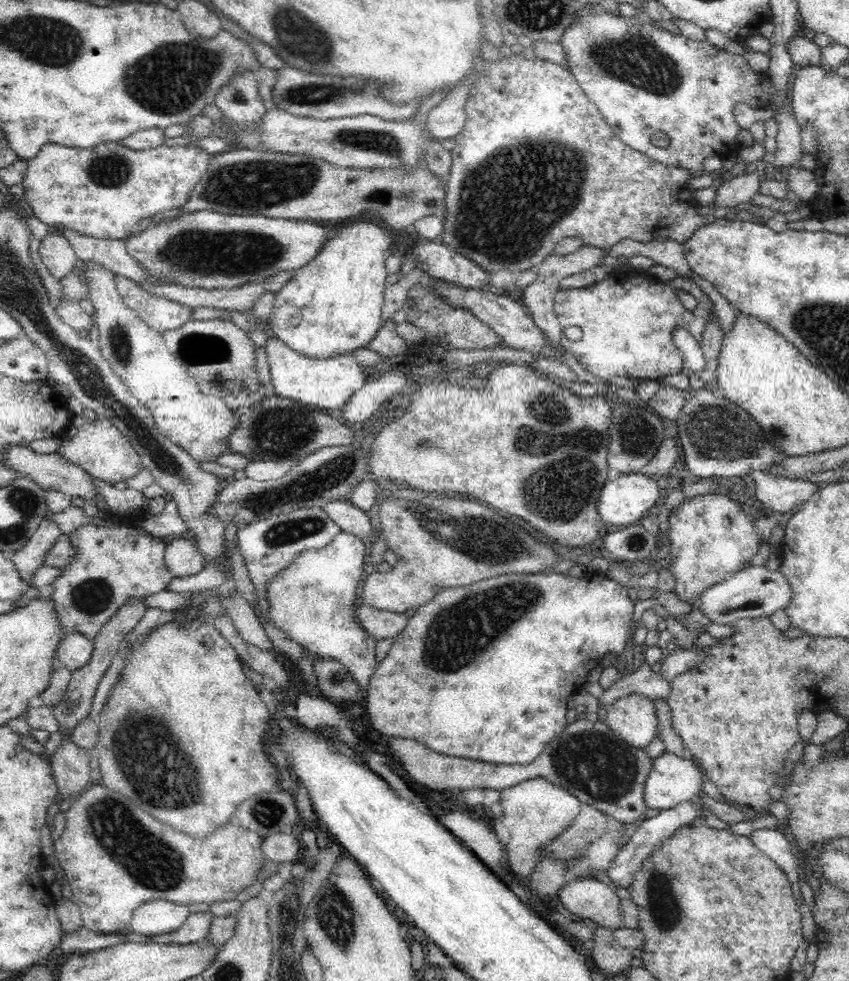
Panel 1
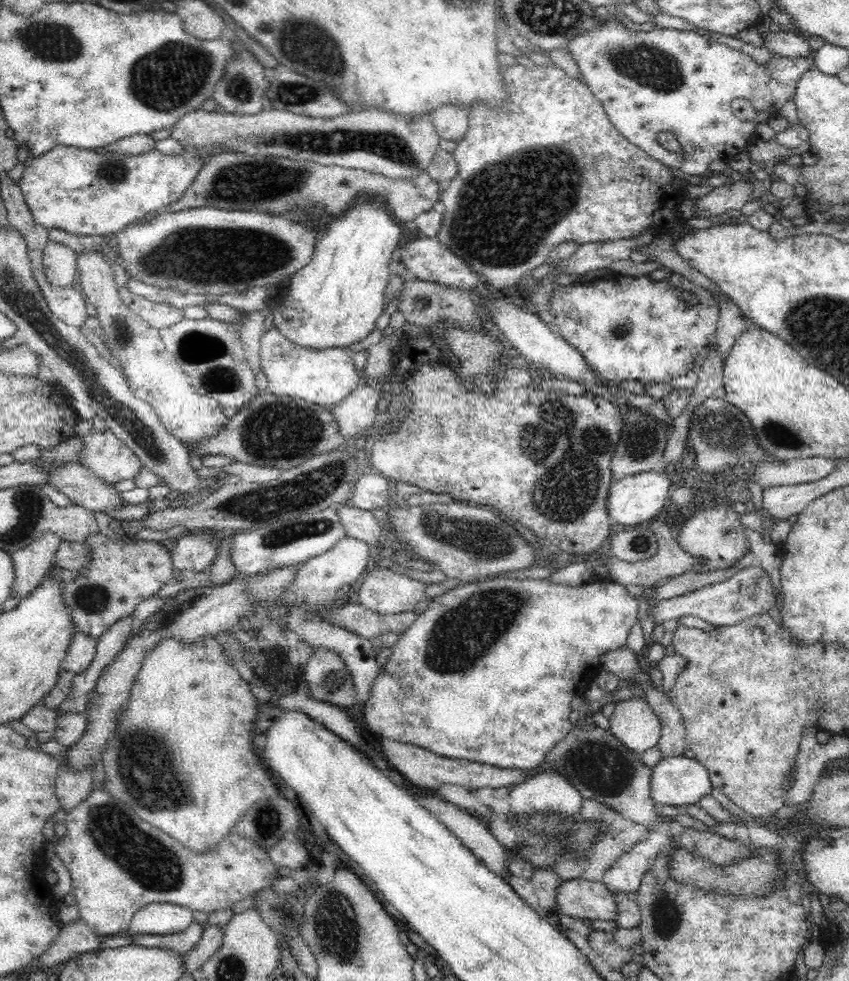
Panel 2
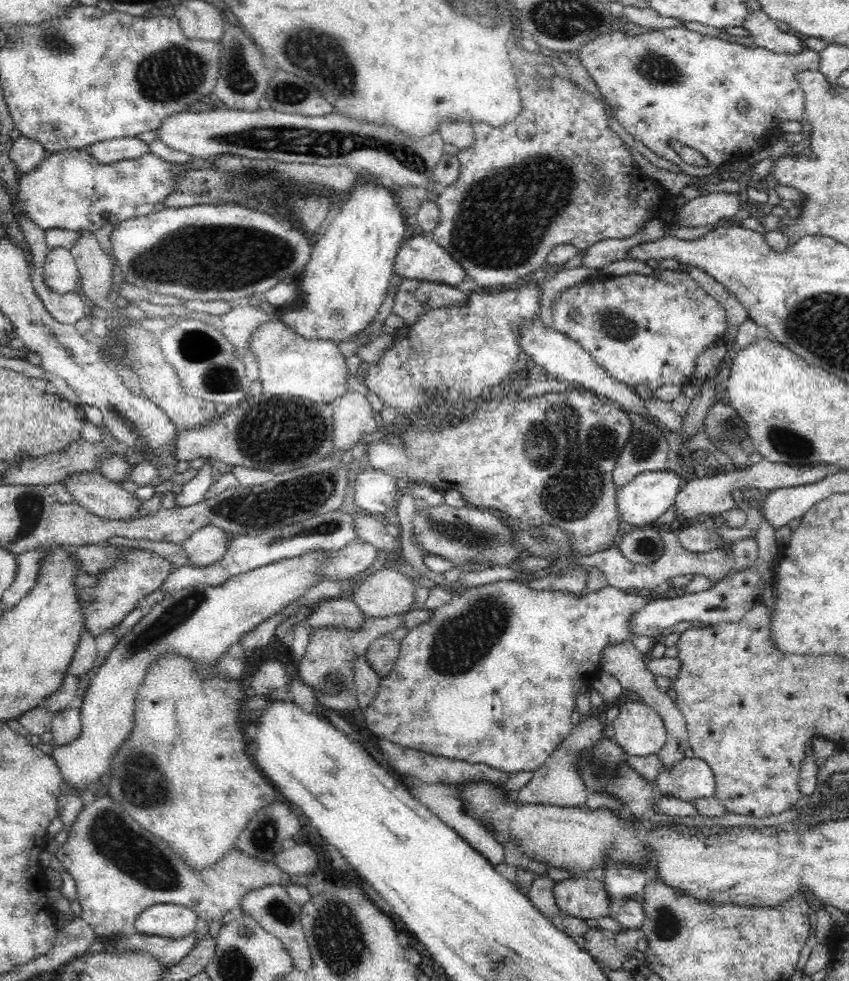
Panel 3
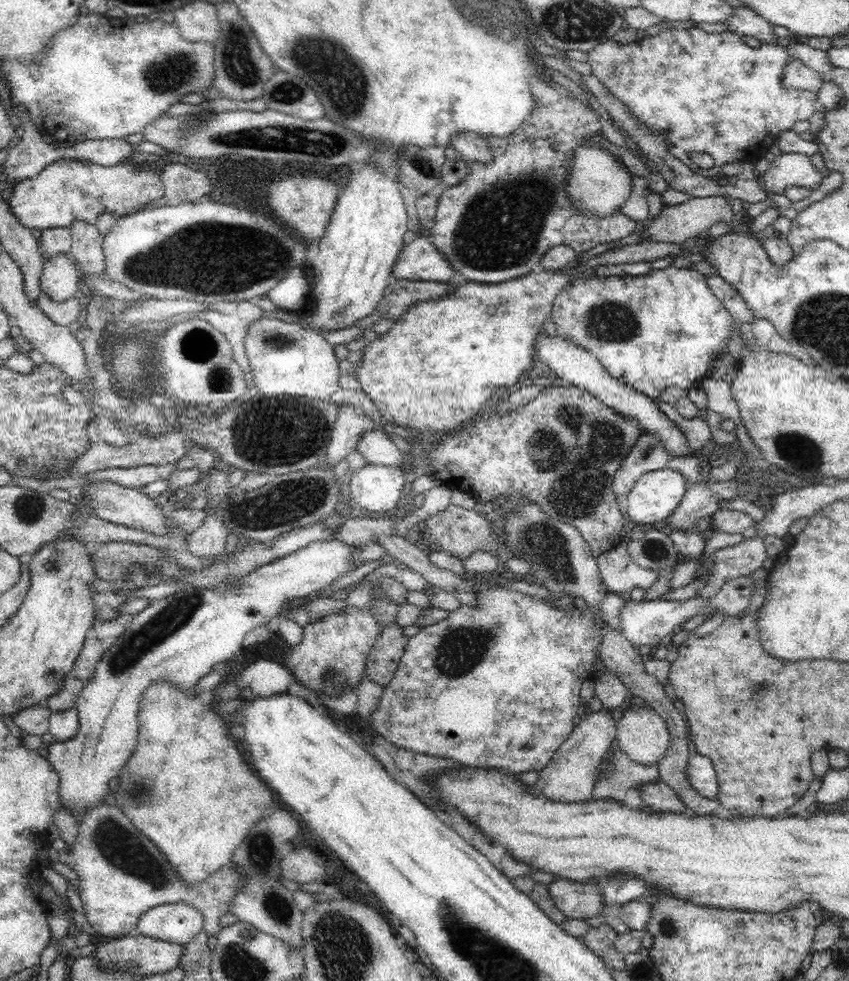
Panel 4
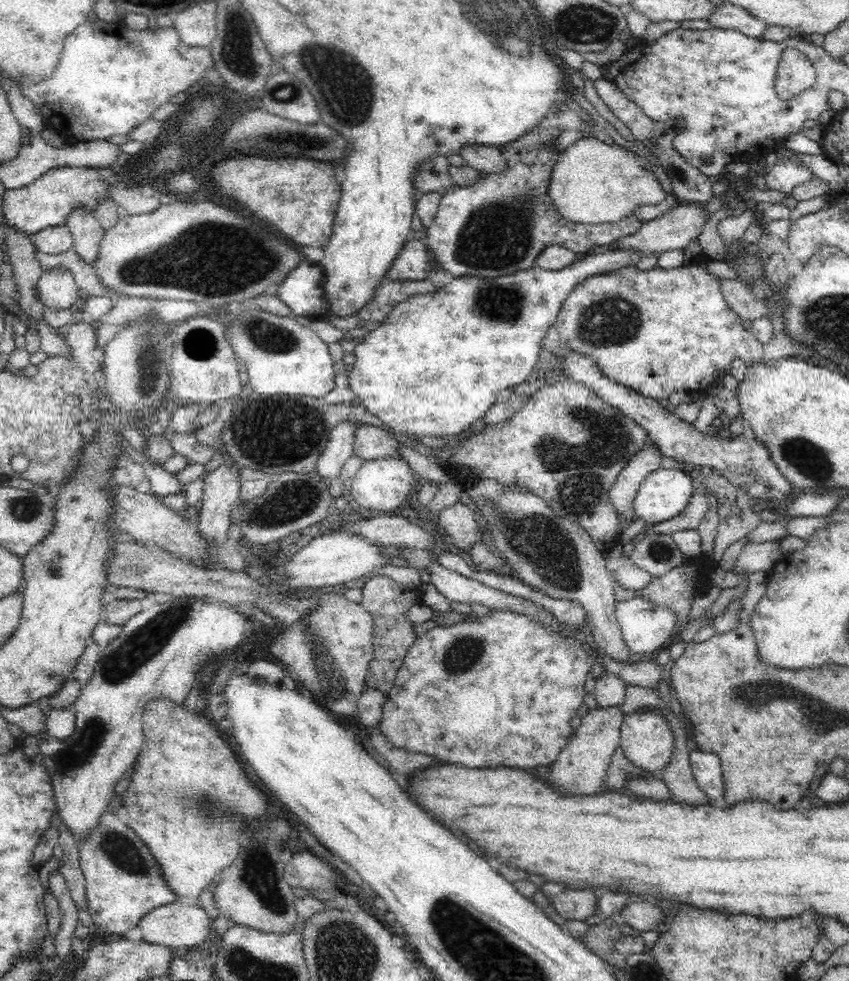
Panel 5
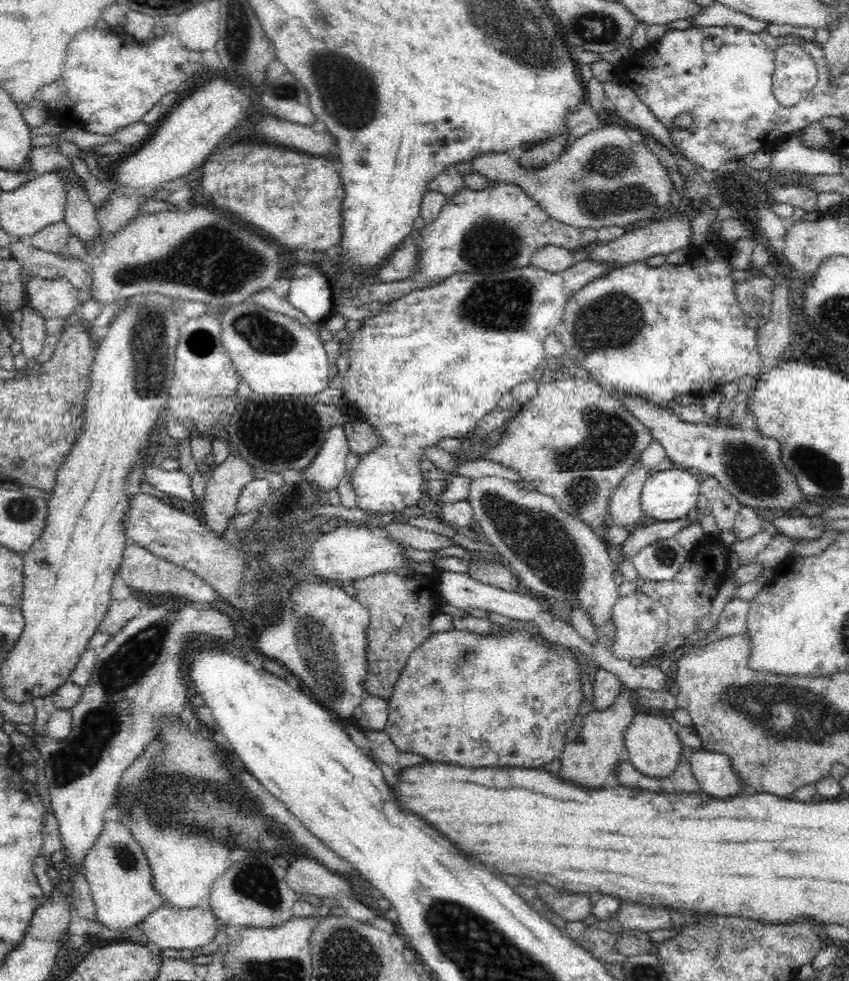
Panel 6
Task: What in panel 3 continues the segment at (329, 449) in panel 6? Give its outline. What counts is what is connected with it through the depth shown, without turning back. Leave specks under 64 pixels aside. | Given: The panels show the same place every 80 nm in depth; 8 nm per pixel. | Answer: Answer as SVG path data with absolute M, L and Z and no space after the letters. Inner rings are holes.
M347 391L336 401L333 407L333 450L332 454L340 455L341 451L351 451L359 440L376 429L370 403L361 393Z

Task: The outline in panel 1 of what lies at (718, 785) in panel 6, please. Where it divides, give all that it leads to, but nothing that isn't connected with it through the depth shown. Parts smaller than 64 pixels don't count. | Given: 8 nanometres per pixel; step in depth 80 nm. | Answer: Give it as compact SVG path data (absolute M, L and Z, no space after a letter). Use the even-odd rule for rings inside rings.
M664 753L653 760L643 800L647 808L668 810L677 804L696 802L703 794L704 774L691 759Z

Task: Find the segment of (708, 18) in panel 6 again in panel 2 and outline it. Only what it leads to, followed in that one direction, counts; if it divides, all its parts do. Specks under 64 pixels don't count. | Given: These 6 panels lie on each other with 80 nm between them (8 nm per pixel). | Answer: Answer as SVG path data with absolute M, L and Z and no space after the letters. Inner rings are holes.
M767 14L762 15L763 18L756 29L762 36L762 46L766 46L770 52L774 51L775 54L790 58L808 58L814 53L804 35L797 31L771 32L772 19Z

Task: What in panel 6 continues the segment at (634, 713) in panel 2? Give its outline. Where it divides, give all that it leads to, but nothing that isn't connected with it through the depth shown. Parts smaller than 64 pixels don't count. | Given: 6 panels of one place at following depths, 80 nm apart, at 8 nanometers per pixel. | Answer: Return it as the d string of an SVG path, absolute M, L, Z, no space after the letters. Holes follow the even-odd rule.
M634 715L630 727L623 734L625 740L624 756L631 760L638 772L651 778L668 778L678 766L679 756L686 747L678 738L678 734L666 724L665 720L656 715Z

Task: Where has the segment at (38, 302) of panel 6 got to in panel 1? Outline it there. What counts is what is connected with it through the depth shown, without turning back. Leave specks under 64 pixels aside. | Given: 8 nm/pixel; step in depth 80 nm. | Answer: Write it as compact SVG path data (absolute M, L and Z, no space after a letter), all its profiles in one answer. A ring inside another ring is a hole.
M49 234L43 238L39 253L48 273L59 281L80 265L74 249L63 236Z

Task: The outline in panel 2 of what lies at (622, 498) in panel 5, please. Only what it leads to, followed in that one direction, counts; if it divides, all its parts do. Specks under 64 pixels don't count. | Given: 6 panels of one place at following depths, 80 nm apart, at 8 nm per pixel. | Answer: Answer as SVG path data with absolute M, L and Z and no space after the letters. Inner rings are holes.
M621 403L618 407L623 413L623 429L618 446L615 447L614 458L611 459L611 476L613 481L628 478L642 472L665 472L664 452L668 444L666 425L652 415L637 408L626 407Z

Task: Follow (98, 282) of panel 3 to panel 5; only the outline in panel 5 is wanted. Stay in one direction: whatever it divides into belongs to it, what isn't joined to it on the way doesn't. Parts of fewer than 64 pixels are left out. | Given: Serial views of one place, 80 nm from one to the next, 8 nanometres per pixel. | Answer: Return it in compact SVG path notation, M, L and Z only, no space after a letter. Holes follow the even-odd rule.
M76 206L66 216L65 224L71 230L75 252L87 264L92 265L102 243L105 229L91 213L89 208Z

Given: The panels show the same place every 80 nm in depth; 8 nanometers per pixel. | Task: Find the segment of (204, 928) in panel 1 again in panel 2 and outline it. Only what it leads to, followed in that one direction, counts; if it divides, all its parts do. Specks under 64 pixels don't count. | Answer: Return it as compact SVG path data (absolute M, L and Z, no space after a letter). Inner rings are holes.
M194 921L194 924L182 932L172 935L140 935L130 933L132 946L153 947L161 950L177 952L180 956L186 956L201 940L203 928Z

